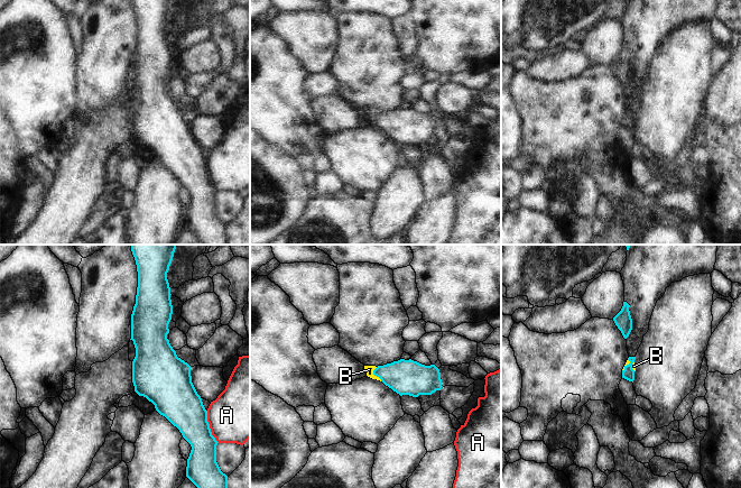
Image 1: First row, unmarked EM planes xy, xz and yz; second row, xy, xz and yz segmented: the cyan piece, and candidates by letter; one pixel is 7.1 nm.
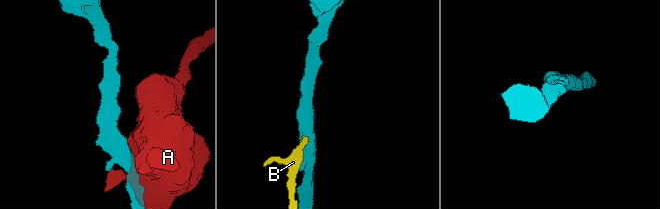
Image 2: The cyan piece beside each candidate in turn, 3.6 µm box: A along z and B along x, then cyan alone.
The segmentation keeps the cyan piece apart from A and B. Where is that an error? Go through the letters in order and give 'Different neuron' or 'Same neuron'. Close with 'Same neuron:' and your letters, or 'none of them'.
A: Different neuron
B: Same neuron
Same neuron: B.

